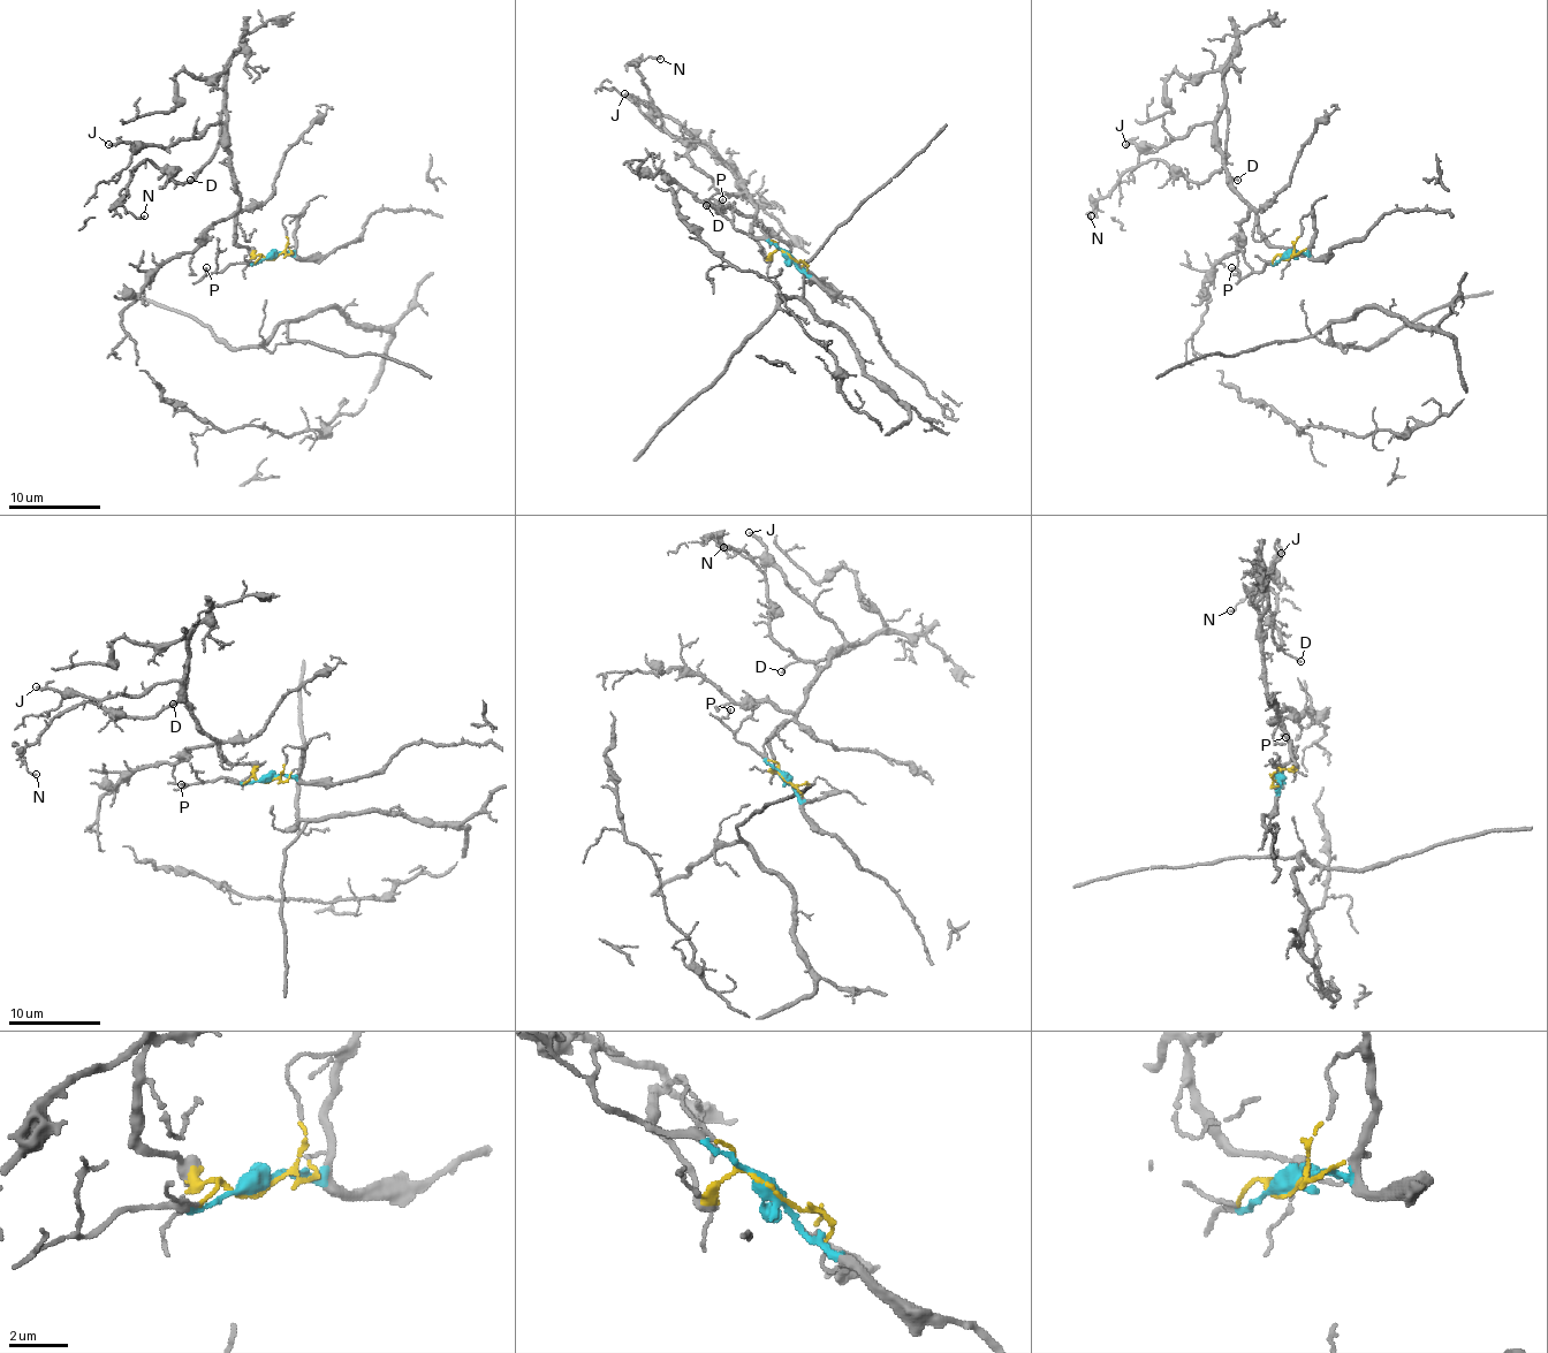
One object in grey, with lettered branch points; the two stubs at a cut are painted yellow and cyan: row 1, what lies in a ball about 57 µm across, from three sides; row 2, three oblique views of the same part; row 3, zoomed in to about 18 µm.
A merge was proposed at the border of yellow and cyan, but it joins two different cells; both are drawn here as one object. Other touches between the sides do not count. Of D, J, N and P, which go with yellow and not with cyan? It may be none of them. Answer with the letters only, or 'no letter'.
D, J, N

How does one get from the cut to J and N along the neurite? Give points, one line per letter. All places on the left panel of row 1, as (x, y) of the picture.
J: (273, 258), (236, 242), (238, 191), (227, 129), (220, 122), (165, 147), (107, 145)
N: (273, 258), (236, 242), (238, 191), (220, 122), (195, 138), (142, 145), (130, 157), (121, 205), (144, 217)

